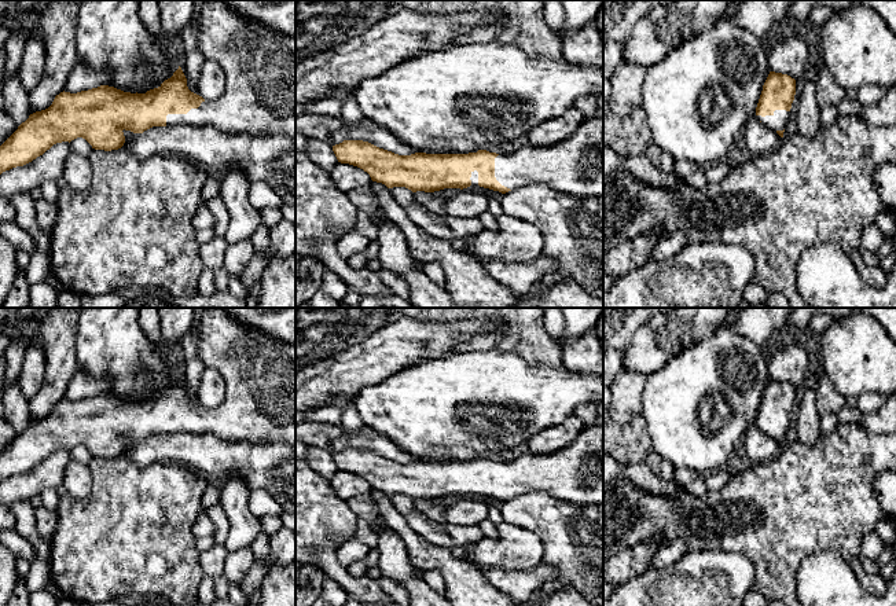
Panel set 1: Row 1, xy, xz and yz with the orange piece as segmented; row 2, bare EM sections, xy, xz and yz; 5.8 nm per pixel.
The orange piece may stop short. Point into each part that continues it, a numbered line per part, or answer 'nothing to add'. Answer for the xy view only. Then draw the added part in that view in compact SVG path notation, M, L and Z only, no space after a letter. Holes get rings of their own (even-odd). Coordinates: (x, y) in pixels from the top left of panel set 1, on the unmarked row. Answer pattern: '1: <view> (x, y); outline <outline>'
1: xy (259, 370); outline M205 308L198 330L198 357L205 368L214 368L221 374L225 382L225 397L220 405L205 408L198 416L191 416L187 422L168 422L166 434L210 433L232 442L280 441L295 445L295 345L245 326L225 308Z

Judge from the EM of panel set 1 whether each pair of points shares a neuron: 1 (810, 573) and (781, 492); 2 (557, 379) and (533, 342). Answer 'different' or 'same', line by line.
1: different
2: different

